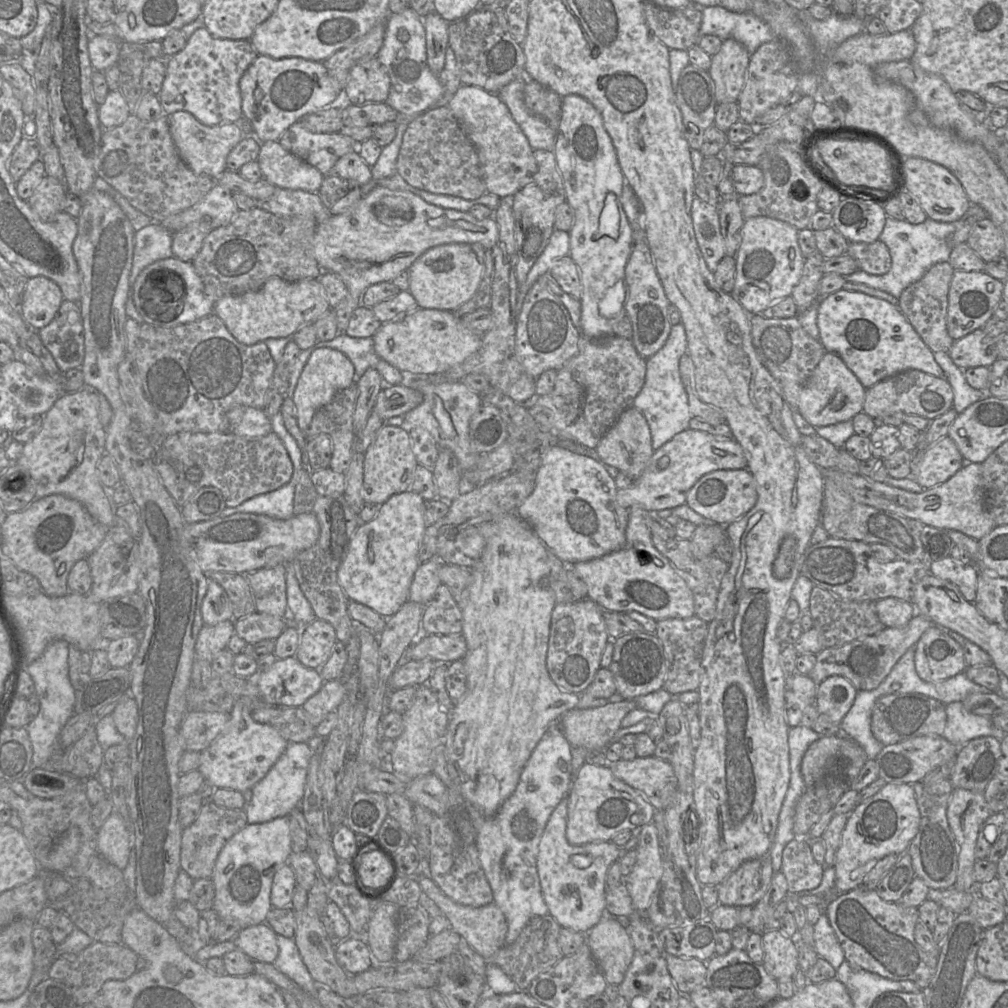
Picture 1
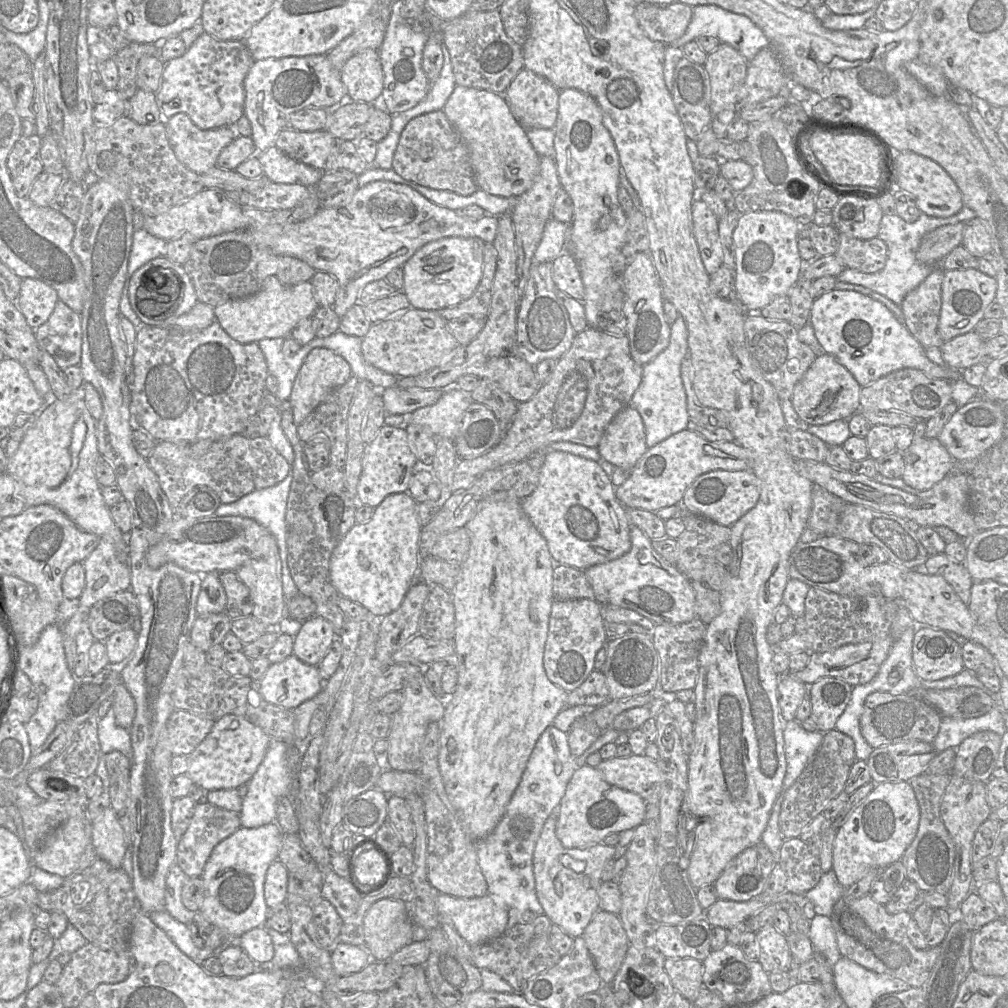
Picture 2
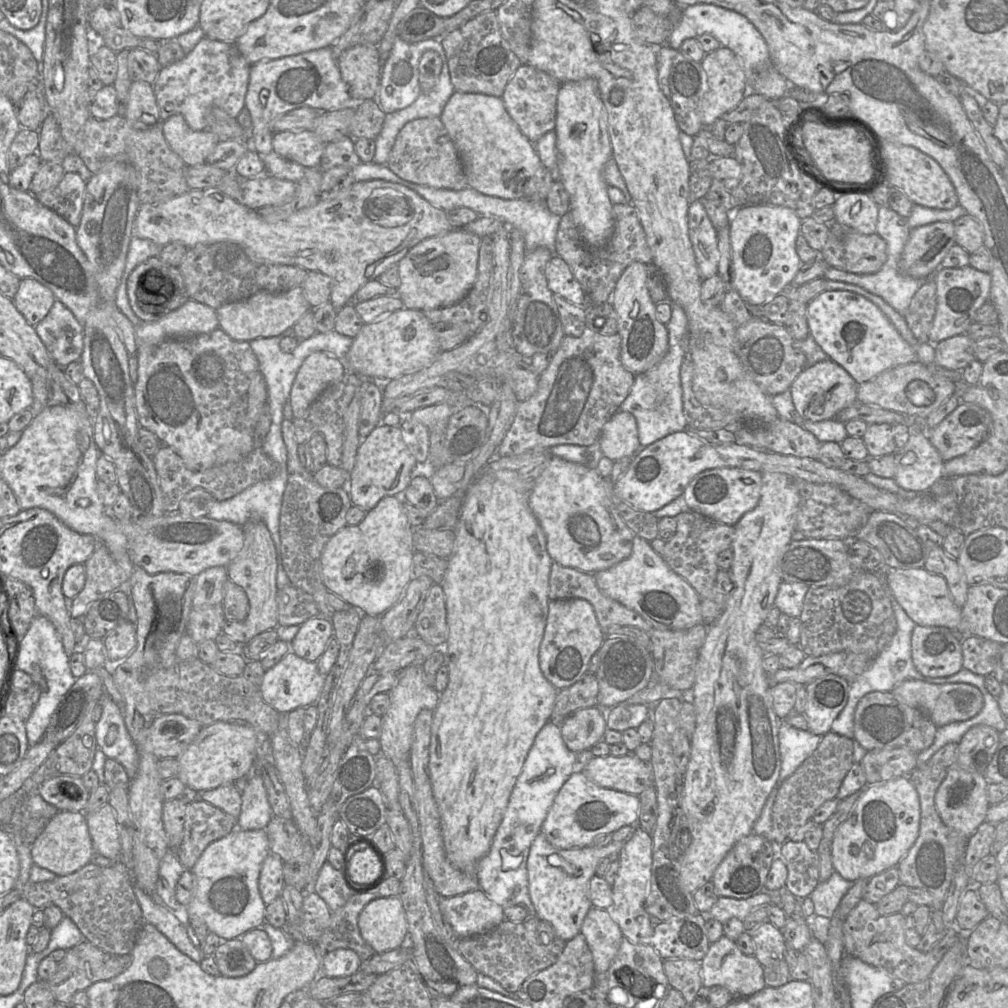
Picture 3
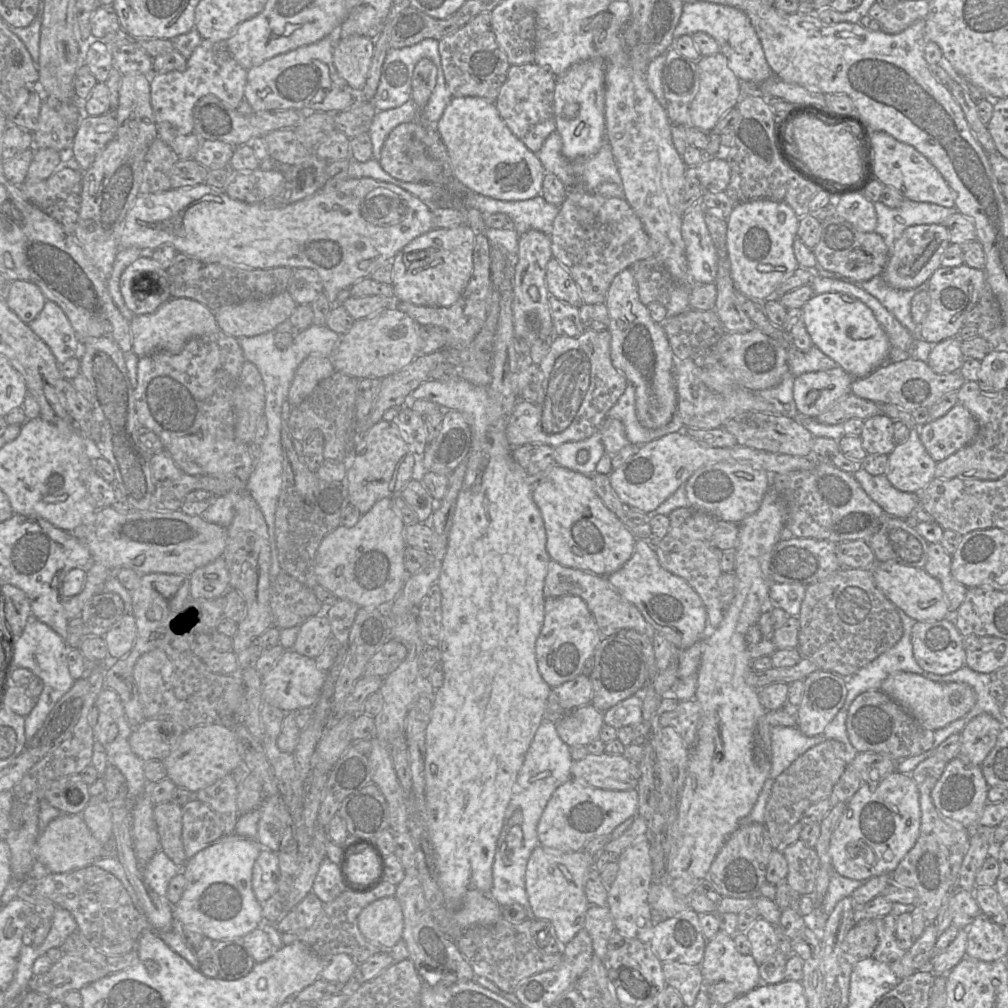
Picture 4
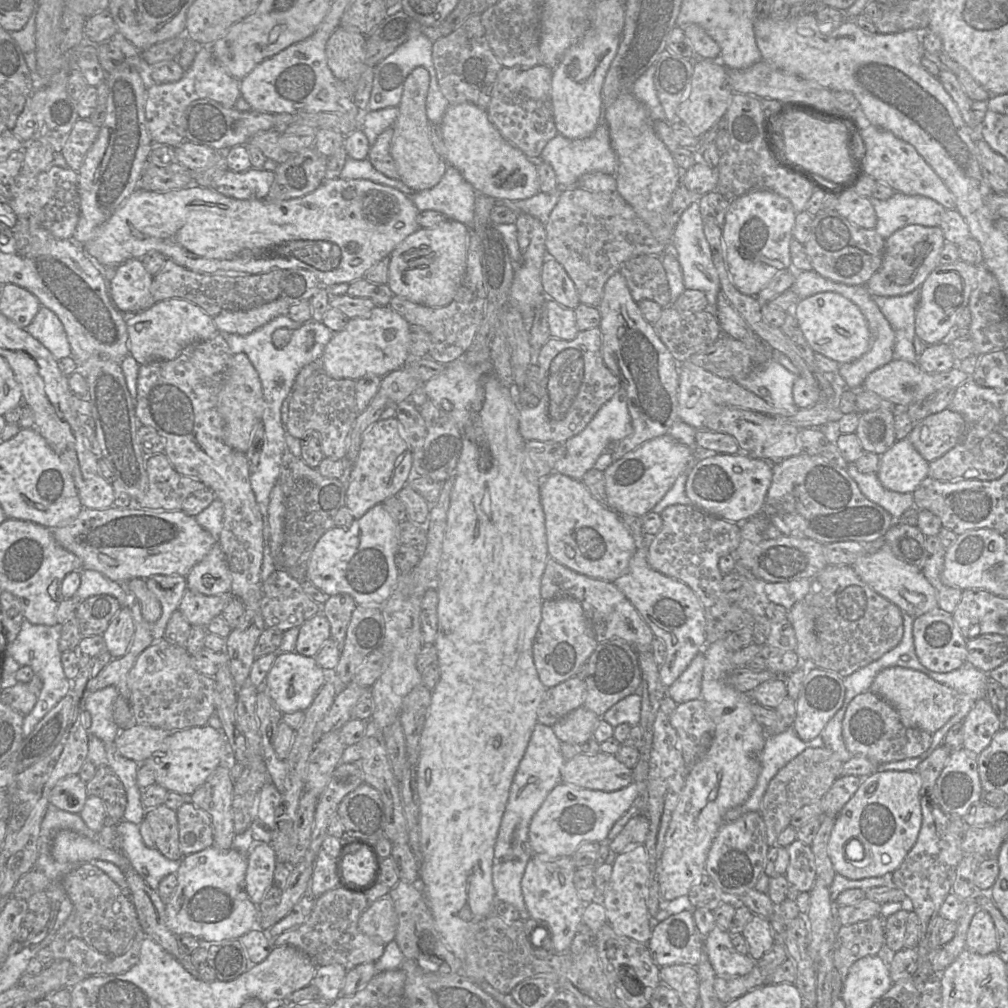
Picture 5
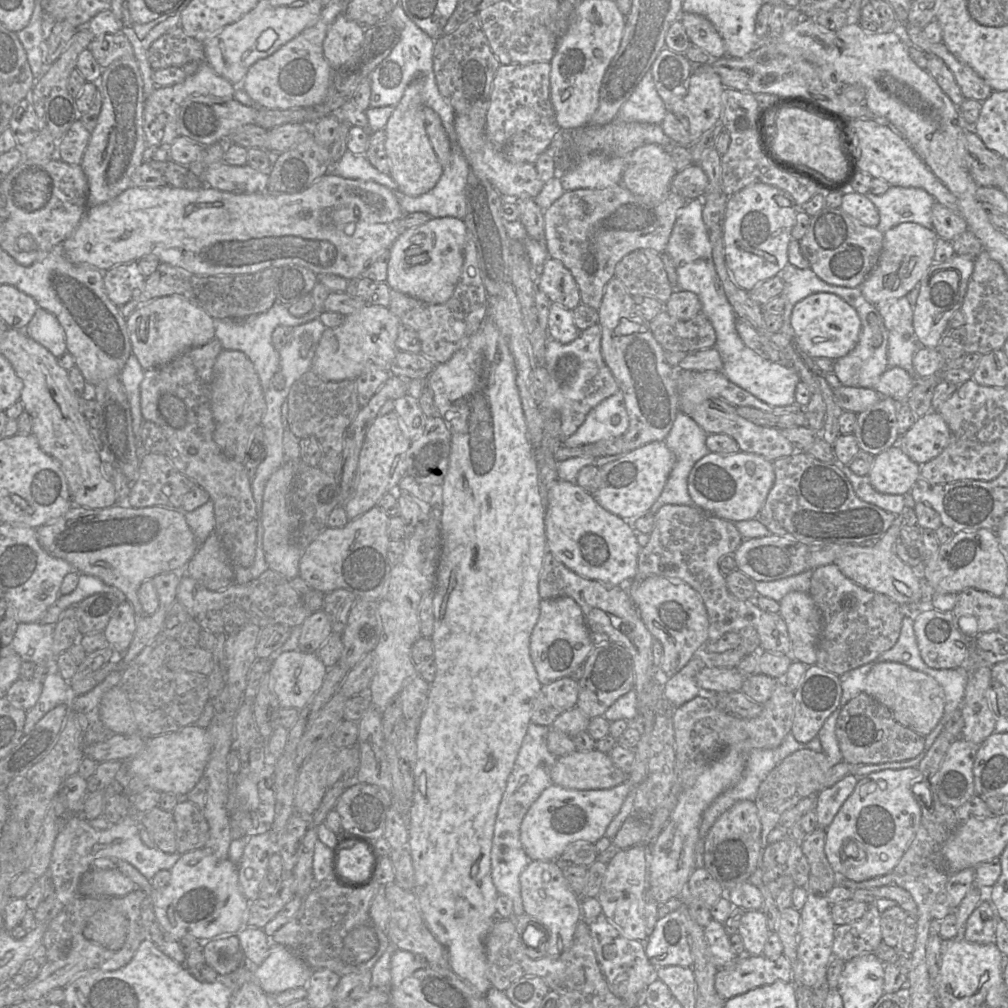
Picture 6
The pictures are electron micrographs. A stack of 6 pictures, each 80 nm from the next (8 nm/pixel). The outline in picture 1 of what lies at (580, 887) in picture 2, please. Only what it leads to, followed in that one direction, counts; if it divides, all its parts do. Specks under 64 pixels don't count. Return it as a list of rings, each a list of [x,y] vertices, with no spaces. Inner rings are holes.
[[[563,797],[551,813],[539,843],[536,861],[543,899],[549,915],[562,927],[587,934],[606,915],[606,874],[610,865],[618,860],[620,848],[610,841],[571,845],[566,838],[568,798]],[[573,855],[586,857],[589,865],[577,868],[571,862]]]

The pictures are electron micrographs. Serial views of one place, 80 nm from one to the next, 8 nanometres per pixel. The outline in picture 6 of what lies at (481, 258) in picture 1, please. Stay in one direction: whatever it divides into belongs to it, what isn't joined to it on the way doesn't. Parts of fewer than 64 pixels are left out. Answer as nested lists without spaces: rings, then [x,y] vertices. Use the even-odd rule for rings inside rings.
[[[454,217],[431,218],[416,228],[404,230],[390,247],[388,286],[428,304],[444,304],[454,293],[462,273],[467,227]]]

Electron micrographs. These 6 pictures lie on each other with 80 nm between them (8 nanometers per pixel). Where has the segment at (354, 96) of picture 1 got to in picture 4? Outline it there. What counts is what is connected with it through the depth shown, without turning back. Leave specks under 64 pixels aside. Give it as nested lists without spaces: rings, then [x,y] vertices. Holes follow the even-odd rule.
[[[361,35],[341,38],[333,50],[337,73],[354,92],[361,92],[374,54],[374,40]]]

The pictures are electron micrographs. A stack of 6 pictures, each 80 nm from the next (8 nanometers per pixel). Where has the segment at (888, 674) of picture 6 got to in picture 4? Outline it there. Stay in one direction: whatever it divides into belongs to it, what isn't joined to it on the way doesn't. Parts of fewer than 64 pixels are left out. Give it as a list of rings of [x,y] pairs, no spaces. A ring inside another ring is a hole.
[[[896,672],[881,684],[880,691],[901,706],[921,726],[936,731],[965,716],[976,703],[972,687],[962,683],[935,683],[920,675]]]

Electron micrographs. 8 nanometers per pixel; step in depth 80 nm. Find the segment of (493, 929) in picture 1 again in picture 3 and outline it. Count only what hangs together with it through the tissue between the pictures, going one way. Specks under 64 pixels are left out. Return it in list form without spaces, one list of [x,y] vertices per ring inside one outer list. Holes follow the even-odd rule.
[[[480,889],[452,897],[442,897],[440,908],[458,938],[468,938],[489,932],[505,920],[504,908],[490,900]]]

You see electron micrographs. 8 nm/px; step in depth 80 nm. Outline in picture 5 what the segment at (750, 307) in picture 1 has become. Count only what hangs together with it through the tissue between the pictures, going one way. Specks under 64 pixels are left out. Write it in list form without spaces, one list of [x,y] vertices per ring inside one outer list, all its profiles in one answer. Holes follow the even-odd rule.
[[[752,191],[730,200],[723,241],[730,277],[741,293],[757,296],[781,270],[793,268],[790,243],[795,219],[790,200],[771,191]]]

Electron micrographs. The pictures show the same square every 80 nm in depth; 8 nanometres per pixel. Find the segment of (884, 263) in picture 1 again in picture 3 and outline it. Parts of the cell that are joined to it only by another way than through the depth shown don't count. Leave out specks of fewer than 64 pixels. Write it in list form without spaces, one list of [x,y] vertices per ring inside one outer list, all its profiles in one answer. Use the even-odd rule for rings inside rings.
[[[834,220],[829,223],[828,239],[819,257],[830,267],[854,274],[873,274],[887,260],[886,242],[877,233],[864,235]]]

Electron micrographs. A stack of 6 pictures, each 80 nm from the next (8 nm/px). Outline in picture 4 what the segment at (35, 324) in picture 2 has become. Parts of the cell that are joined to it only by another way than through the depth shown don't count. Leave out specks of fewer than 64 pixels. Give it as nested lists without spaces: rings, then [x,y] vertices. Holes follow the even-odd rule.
[[[24,280],[12,282],[7,306],[26,324],[32,322],[42,311],[47,299],[34,283]]]

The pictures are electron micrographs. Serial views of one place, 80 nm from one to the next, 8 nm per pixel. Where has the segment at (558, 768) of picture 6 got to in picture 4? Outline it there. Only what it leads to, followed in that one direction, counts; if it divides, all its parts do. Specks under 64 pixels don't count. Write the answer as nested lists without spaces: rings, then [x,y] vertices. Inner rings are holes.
[[[588,753],[583,759],[573,761],[571,777],[586,785],[607,790],[637,788],[640,770],[623,755]]]

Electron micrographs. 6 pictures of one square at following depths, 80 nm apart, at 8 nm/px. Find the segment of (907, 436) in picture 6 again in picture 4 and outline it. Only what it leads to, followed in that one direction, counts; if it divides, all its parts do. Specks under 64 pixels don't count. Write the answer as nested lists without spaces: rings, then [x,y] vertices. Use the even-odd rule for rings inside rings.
[[[956,404],[944,416],[920,426],[919,437],[935,462],[940,462],[969,444],[979,425],[973,414]]]

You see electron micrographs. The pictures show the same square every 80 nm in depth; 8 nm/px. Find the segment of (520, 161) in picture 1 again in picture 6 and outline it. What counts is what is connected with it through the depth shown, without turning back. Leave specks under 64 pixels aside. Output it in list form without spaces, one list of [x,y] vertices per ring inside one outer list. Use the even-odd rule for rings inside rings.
[[[456,115],[454,128],[470,169],[482,172],[502,196],[535,198],[541,192],[545,183],[538,176],[535,164],[513,163],[505,159],[488,140],[485,130],[478,129],[466,115]]]

